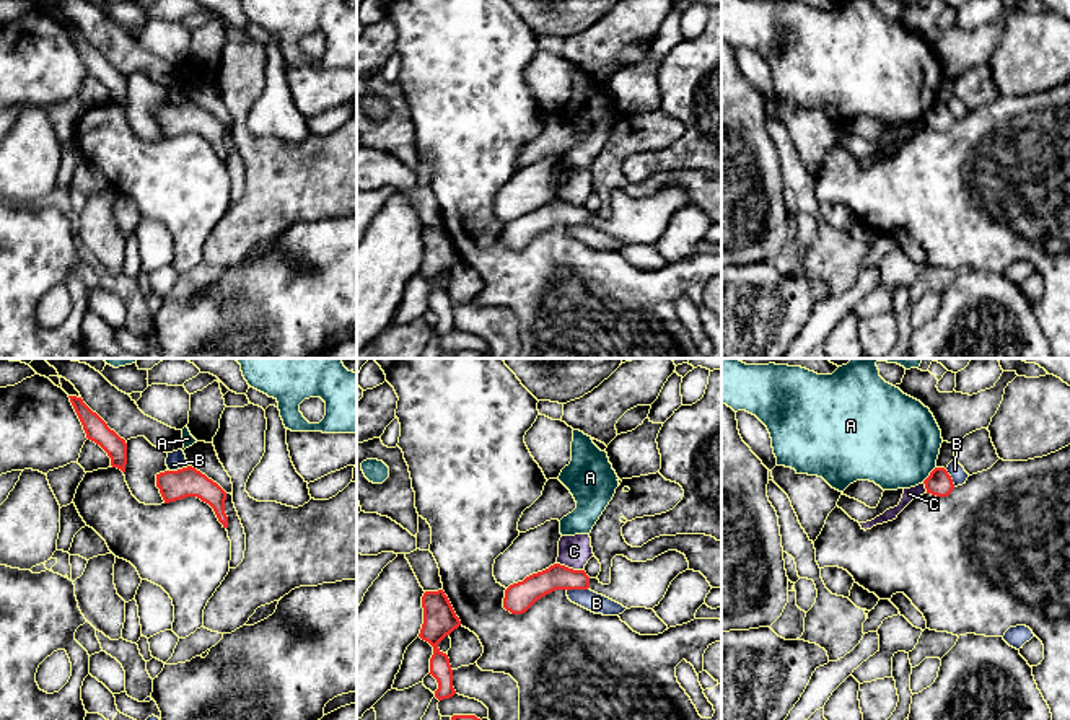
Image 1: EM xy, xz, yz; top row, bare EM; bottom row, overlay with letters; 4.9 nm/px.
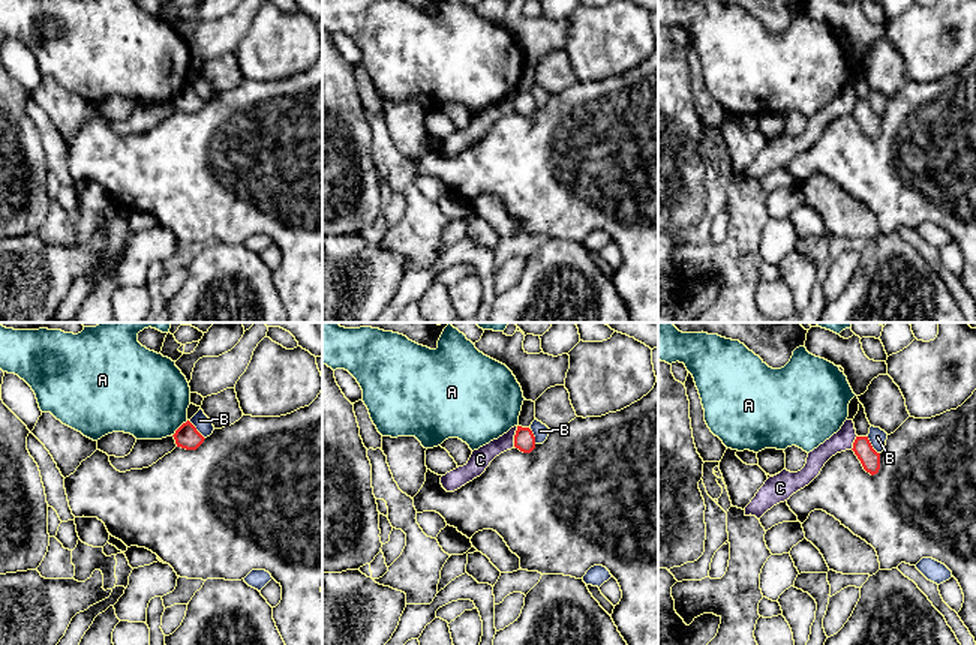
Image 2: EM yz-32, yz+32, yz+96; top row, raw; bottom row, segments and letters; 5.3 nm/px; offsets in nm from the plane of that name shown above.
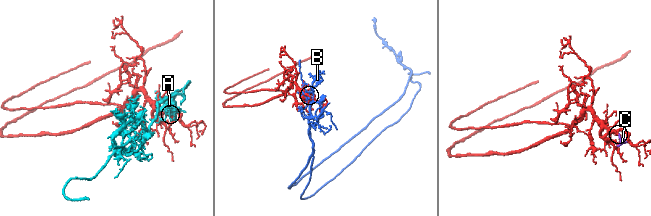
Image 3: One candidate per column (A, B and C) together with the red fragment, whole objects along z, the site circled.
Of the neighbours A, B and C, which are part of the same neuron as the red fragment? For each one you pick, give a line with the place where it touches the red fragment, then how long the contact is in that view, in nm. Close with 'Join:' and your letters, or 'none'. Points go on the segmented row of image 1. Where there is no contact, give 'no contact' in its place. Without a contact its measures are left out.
Join: none

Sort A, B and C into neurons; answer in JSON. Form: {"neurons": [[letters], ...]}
{"neurons": [["A"], ["B"], ["C"]]}

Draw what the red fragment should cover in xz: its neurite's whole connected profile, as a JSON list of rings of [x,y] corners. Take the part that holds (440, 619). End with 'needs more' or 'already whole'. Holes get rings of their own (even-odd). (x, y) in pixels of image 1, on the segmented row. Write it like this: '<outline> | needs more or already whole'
[[[443,590],[425,591],[422,596],[422,608],[423,624],[419,637],[433,647],[428,674],[438,683],[435,697],[438,700],[449,699],[456,694],[453,687],[453,670],[448,655],[438,648],[438,643],[458,629],[461,621]]] | already whole

